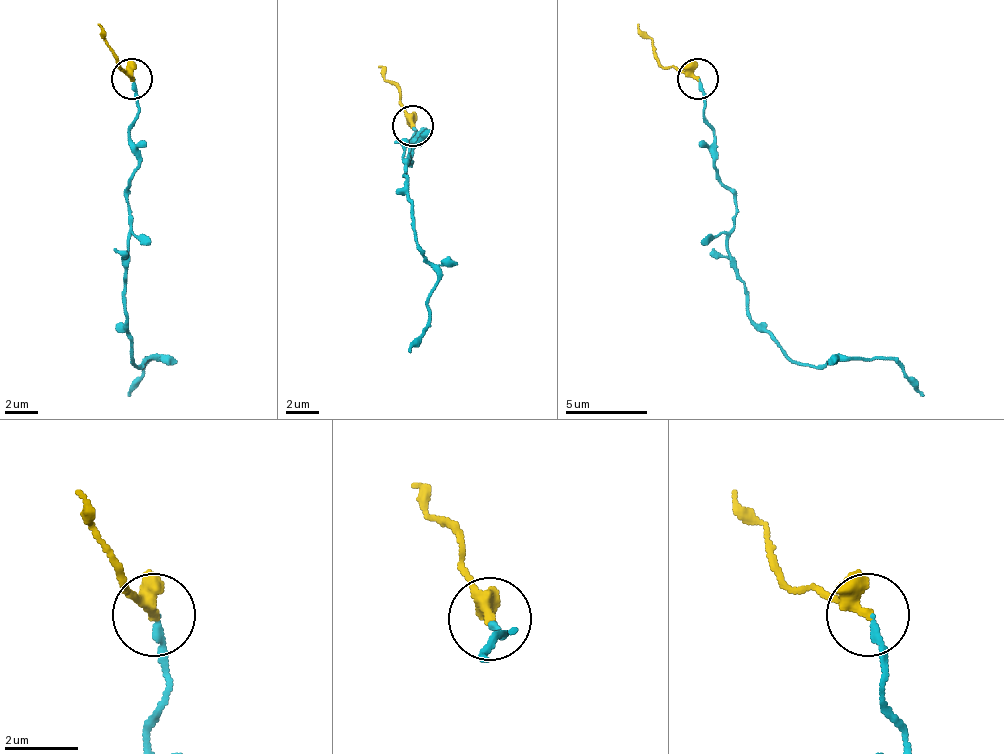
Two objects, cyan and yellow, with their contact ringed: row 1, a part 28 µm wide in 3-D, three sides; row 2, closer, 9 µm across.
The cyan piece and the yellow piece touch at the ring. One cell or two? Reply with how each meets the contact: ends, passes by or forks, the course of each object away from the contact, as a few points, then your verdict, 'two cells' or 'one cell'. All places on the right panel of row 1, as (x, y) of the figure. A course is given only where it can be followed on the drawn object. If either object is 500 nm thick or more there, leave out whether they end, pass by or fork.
cyan ends | yellow passes by | cyan via (700, 80), (713, 170), (737, 206), (729, 268), (745, 284), (745, 313), (794, 362), (892, 358), (925, 394) | yellow via (696, 80), (663, 67), (639, 22) | one cell

